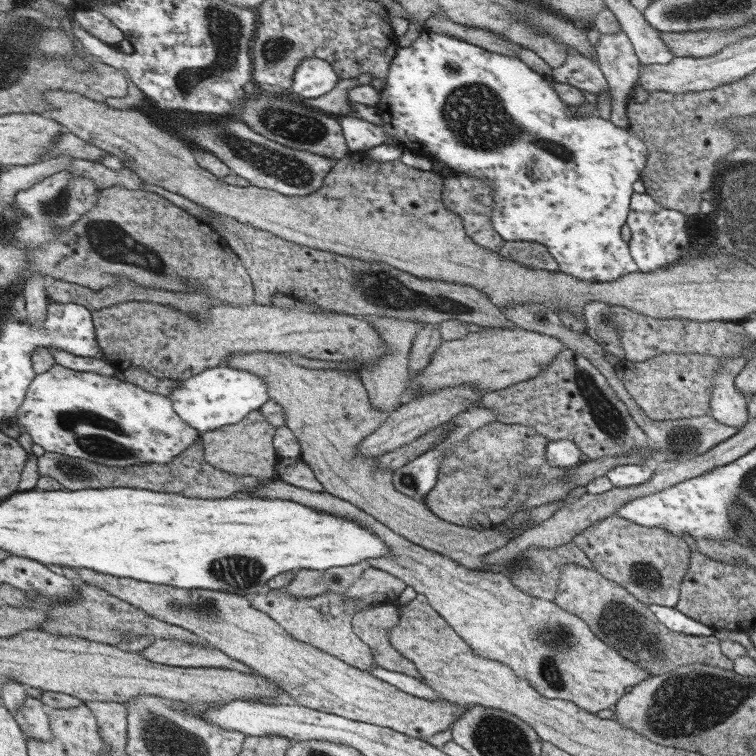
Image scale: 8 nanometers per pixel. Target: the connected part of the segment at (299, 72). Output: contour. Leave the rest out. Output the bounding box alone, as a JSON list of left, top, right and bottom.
[289,58,339,98]

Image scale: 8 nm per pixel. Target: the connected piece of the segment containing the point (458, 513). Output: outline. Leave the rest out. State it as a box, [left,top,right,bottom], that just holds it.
[423,422,577,528]

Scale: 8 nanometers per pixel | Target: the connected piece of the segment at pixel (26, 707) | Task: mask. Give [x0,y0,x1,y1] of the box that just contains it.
[15,696,53,740]

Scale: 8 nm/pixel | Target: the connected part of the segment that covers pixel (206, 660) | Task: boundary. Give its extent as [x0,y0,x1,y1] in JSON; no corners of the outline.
[143,640,255,676]

